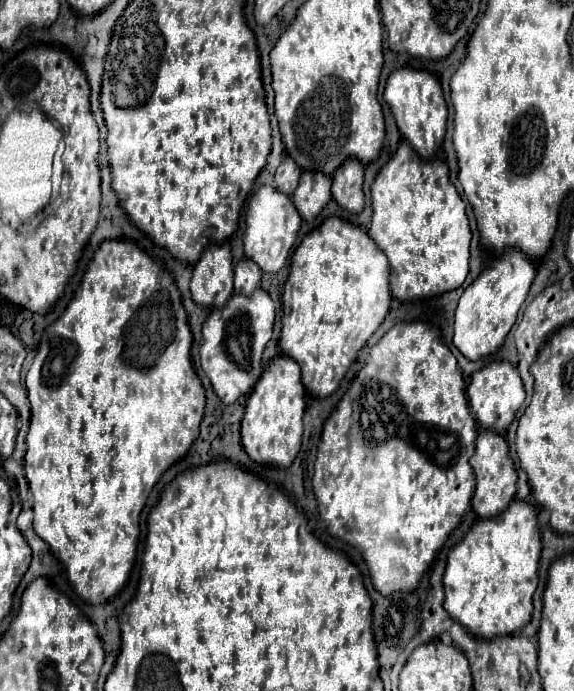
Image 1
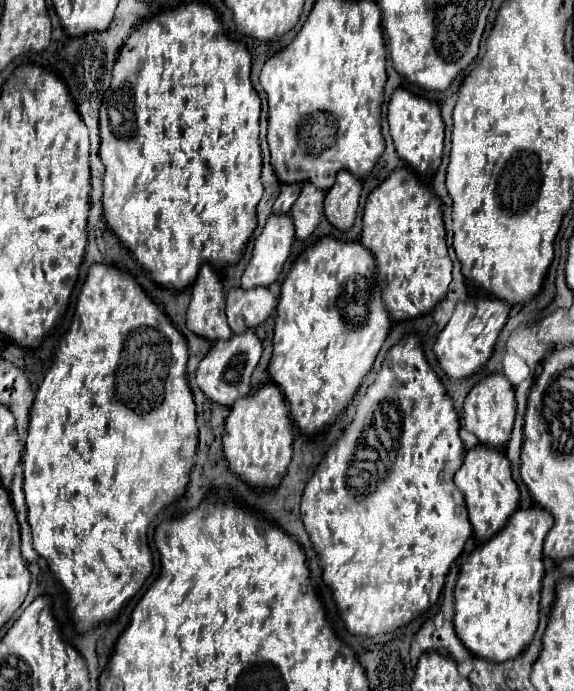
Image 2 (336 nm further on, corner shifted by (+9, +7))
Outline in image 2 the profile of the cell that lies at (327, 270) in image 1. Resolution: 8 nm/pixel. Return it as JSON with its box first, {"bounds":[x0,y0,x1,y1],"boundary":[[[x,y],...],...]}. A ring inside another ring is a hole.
{"bounds":[268,236,392,436],"boundary":[[[322,236],[296,258],[292,270],[282,282],[276,306],[276,326],[272,340],[274,352],[268,374],[284,392],[290,406],[290,416],[302,432],[312,436],[324,426],[330,426],[342,414],[342,410],[354,398],[356,388],[370,372],[390,326],[392,322],[384,308],[376,278],[376,260],[368,248],[362,248],[360,242],[342,242],[332,236]]]}

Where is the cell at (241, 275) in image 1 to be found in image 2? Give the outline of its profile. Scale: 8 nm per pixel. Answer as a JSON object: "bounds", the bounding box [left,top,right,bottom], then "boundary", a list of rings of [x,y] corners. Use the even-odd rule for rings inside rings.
{"bounds":[226,288,276,332],"boundary":[[[232,288],[226,296],[226,316],[232,332],[242,332],[244,328],[256,328],[262,324],[276,308],[276,298],[266,288]]]}

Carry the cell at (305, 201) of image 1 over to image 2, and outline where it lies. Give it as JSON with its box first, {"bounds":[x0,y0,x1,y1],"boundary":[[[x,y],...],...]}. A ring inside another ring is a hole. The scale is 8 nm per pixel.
{"bounds":[290,182,326,240],"boundary":[[[302,182],[302,194],[290,210],[298,240],[306,240],[318,226],[324,214],[324,194],[326,192],[316,188],[312,182]]]}

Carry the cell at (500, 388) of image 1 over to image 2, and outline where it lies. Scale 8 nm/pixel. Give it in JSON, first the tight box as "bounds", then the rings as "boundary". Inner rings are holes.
{"bounds":[462,374,516,448],"boundary":[[[490,374],[468,392],[462,408],[462,422],[472,434],[476,434],[480,444],[492,446],[492,448],[504,448],[506,442],[510,440],[514,414],[516,414],[514,386],[504,374]]]}

